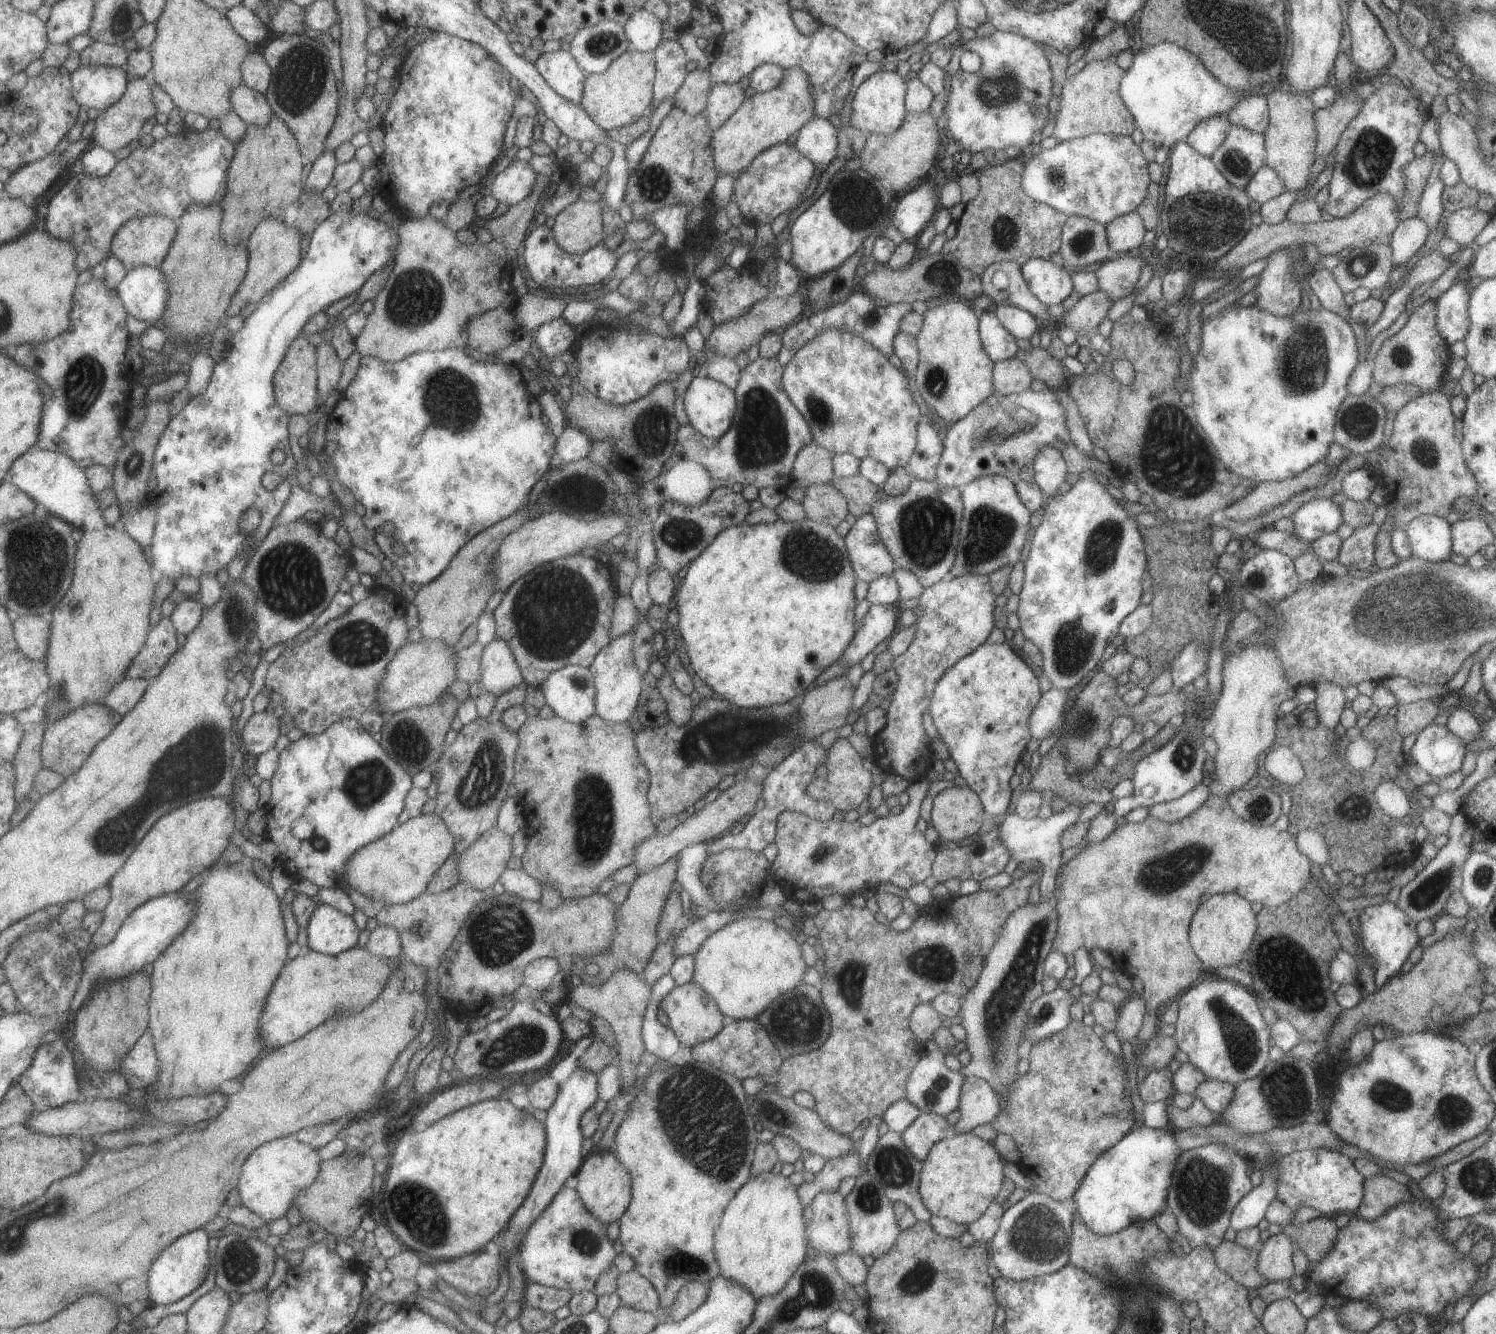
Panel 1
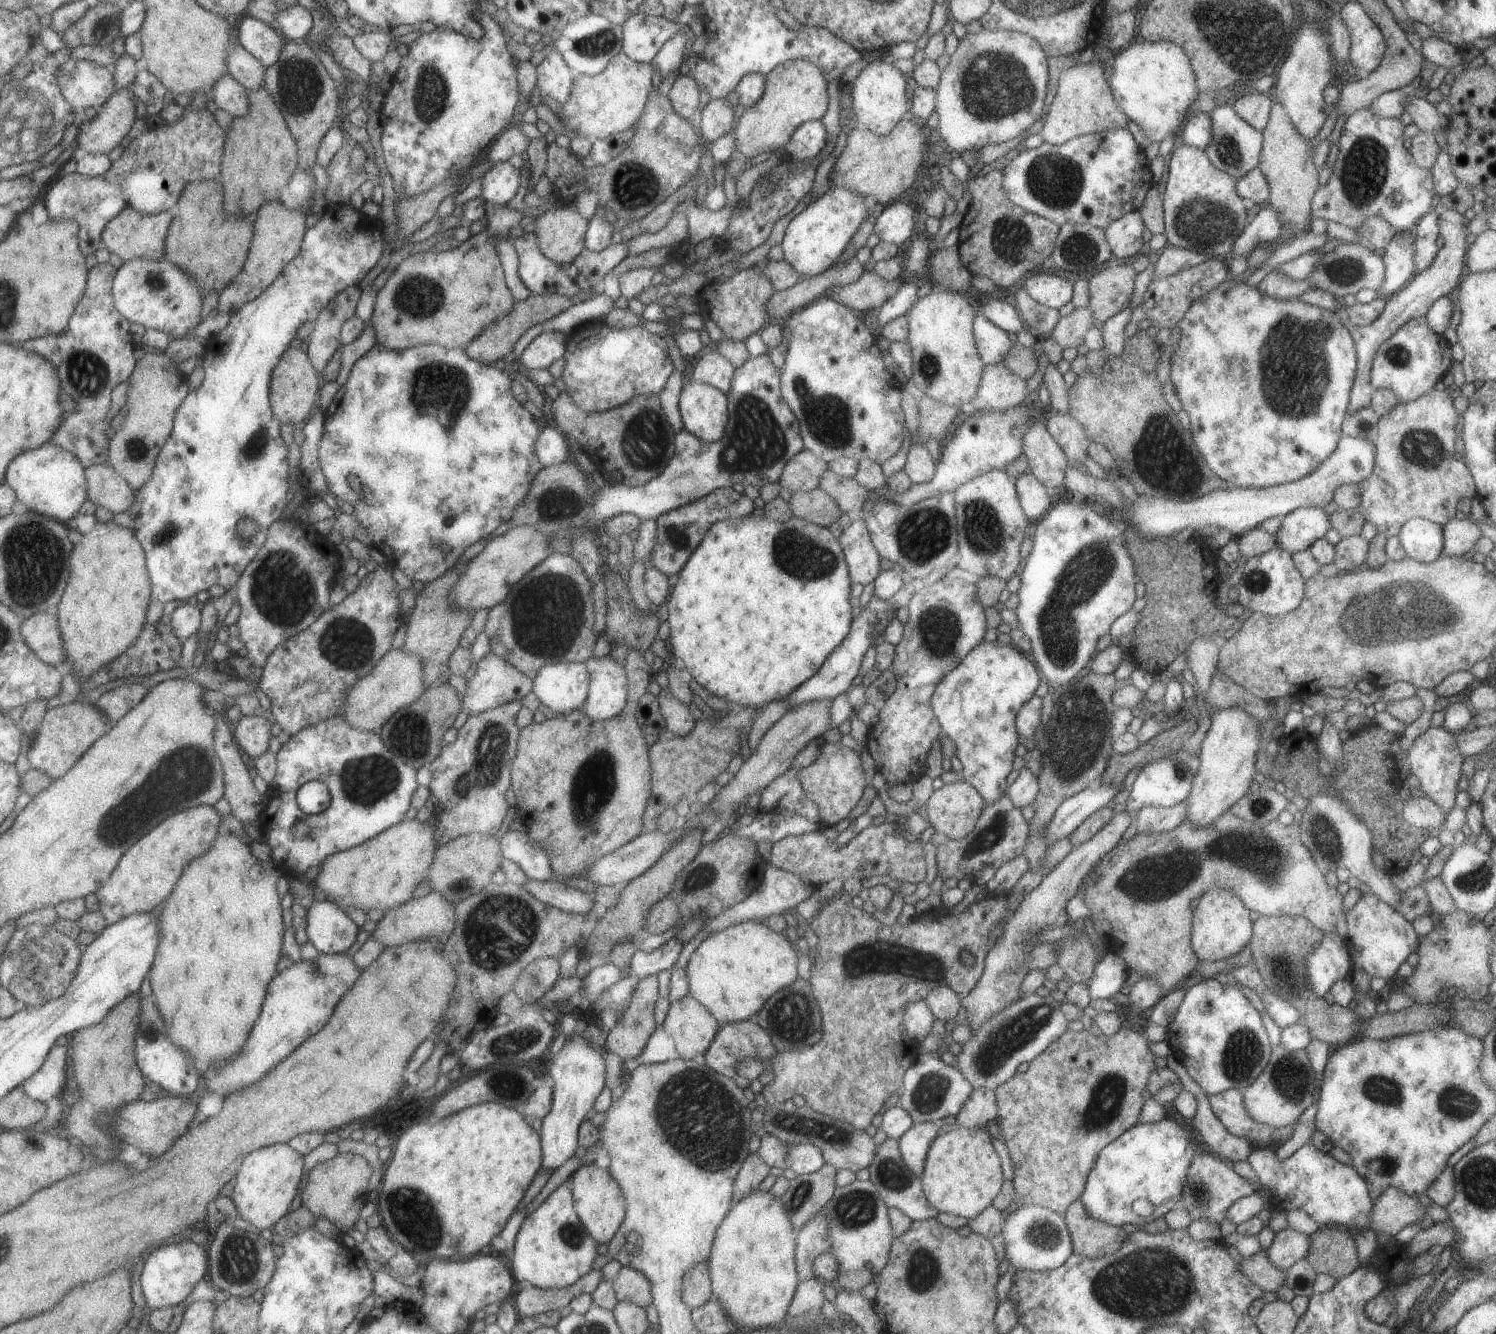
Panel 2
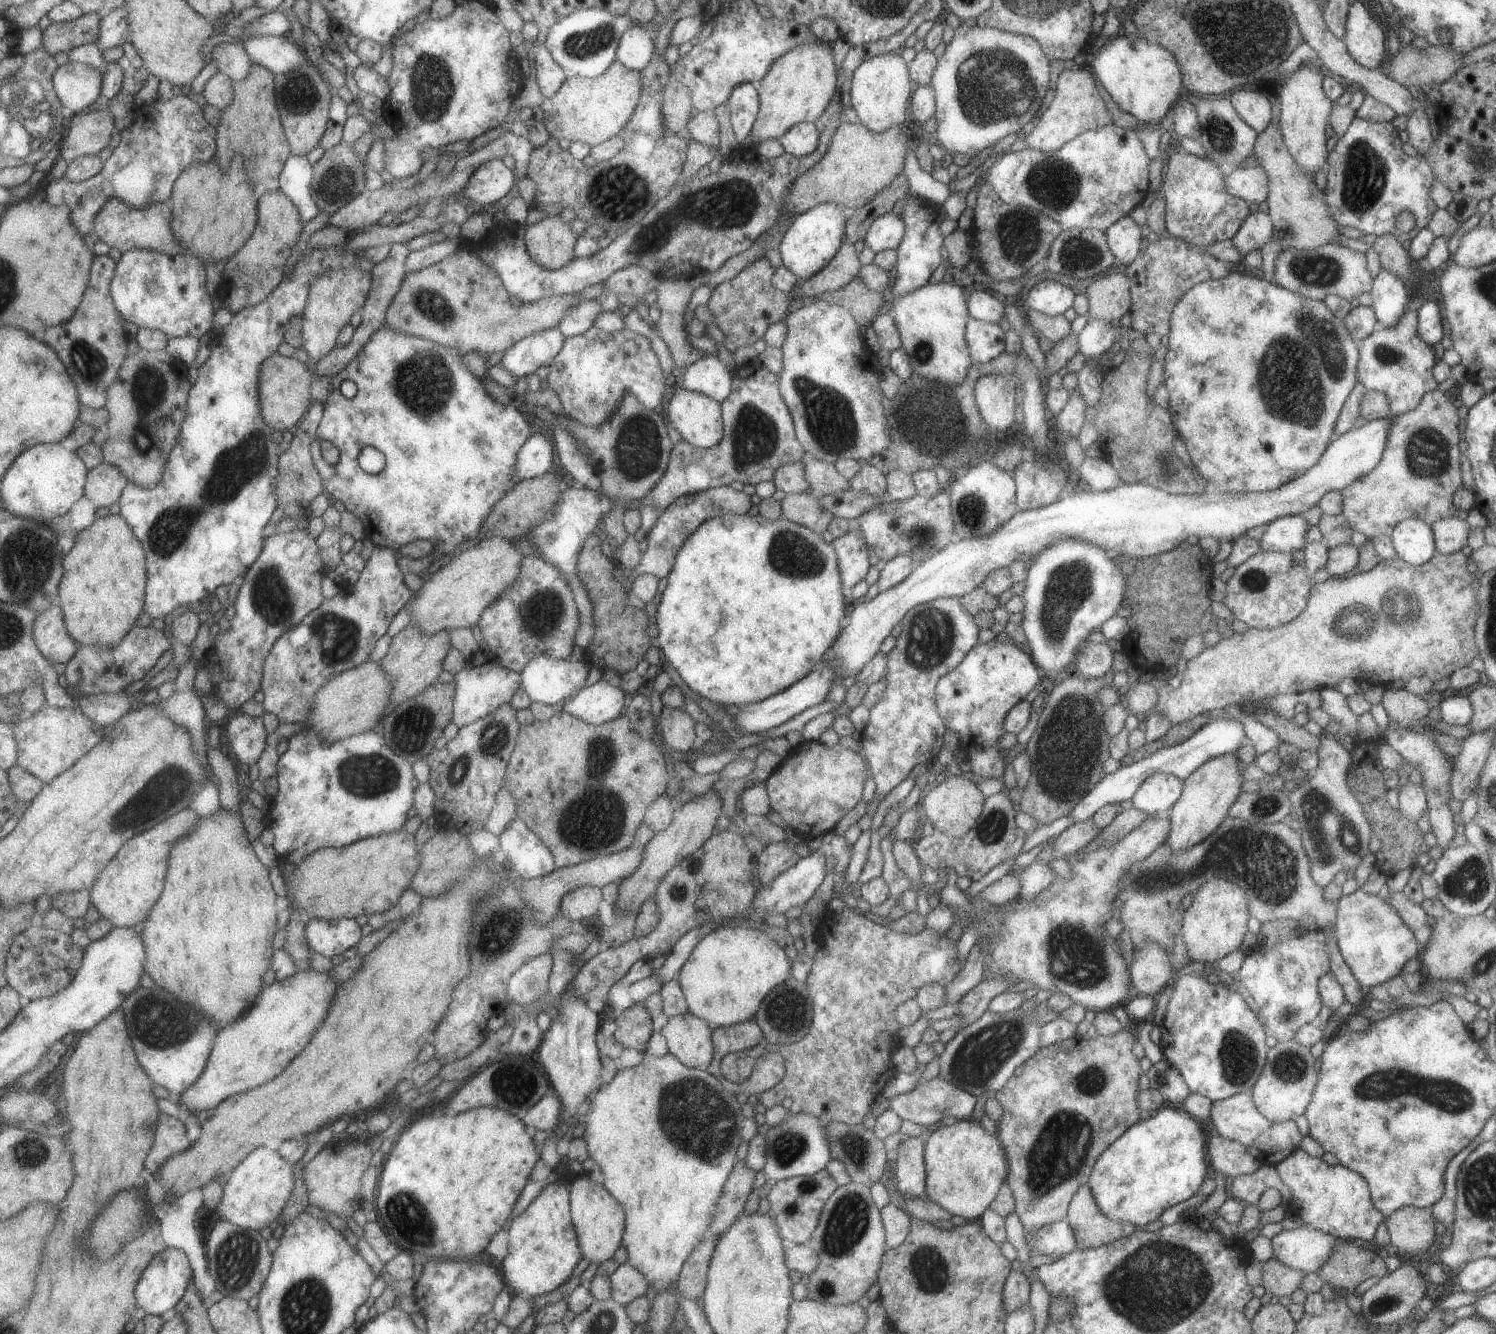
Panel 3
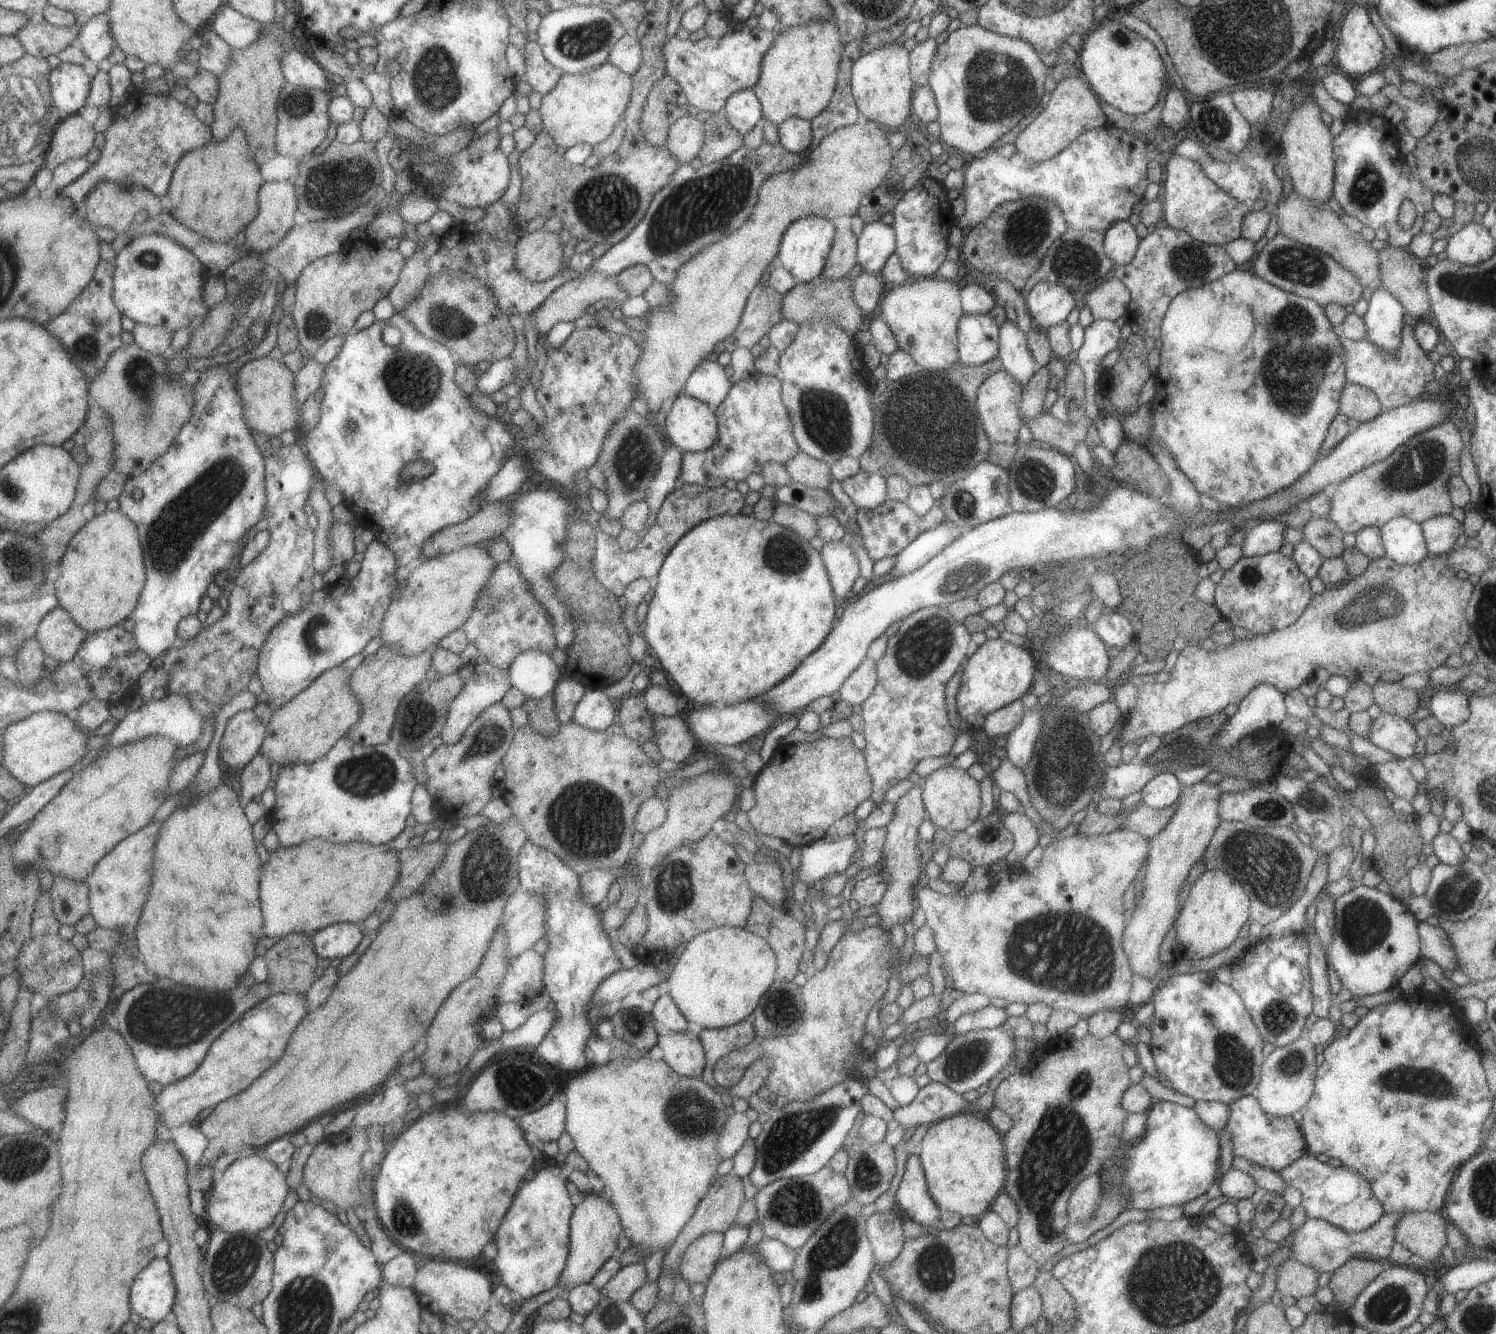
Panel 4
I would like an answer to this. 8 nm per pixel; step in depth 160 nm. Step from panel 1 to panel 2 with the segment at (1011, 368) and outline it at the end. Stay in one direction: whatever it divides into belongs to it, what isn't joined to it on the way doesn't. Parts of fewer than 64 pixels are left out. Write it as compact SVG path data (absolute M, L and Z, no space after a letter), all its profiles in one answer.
M1003 363L984 365L975 398L969 409L1005 410L1029 399L1024 378L1011 372Z

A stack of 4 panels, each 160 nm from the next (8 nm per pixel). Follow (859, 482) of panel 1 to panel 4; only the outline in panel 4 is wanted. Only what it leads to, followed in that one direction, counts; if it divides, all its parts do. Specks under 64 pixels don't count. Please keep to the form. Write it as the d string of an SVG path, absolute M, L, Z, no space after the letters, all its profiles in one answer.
M803 451L793 455L783 466L793 481L808 487L827 489L832 477L830 465Z

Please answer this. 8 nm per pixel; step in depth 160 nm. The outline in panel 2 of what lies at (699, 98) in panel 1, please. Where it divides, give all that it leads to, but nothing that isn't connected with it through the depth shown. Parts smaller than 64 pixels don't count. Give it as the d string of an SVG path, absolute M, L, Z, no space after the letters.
M679 75L674 78L668 99L671 101L673 110L683 118L691 118L697 106L699 106L700 88L689 75Z

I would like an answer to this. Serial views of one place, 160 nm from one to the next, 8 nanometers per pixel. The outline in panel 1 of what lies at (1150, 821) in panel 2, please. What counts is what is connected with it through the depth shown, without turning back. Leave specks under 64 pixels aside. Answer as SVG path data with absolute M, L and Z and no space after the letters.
M1199 783L1182 797L1172 801L1155 803L1149 807L1148 814L1163 822L1183 822L1188 814L1196 811L1210 796L1209 787Z

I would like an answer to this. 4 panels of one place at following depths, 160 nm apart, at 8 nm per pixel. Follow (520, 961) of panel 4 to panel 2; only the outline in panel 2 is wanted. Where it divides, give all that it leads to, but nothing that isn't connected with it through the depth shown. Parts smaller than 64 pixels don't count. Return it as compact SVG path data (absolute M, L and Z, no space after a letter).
M538 958L527 964L519 973L512 990L526 1005L538 1000L559 976L558 959Z

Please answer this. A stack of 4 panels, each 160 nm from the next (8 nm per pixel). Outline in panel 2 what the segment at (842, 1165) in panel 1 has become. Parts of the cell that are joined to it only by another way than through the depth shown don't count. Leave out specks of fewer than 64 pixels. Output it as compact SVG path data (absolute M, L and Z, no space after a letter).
M823 1163L814 1173L797 1175L780 1197L790 1221L797 1231L832 1197L836 1168Z

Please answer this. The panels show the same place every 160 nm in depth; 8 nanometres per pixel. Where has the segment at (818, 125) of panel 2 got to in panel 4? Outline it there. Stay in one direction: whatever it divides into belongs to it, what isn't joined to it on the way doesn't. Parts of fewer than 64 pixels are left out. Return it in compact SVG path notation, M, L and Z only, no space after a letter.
M797 117L786 118L776 126L780 145L790 153L800 153L812 142L810 120Z

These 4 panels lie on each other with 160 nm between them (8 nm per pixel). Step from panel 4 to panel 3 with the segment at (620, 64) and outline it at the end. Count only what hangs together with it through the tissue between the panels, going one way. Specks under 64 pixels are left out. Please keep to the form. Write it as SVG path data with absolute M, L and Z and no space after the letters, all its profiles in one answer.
M631 23L619 37L616 60L631 70L640 71L653 55L653 38L651 32Z

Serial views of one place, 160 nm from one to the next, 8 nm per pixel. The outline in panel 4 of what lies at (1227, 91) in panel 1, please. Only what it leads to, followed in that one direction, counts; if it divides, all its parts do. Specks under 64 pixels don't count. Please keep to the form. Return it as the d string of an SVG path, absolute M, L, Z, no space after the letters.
M1116 18L1105 24L1097 23L1094 30L1082 38L1077 52L1081 75L1099 100L1131 116L1147 112L1159 100L1161 82L1168 76L1155 46L1125 28Z

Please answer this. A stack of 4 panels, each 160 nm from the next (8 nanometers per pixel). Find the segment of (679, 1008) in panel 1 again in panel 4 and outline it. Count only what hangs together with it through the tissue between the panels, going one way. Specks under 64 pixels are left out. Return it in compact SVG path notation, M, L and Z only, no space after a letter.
M685 1029L685 1032L669 1031L659 1035L656 1043L663 1051L663 1060L681 1076L701 1077L706 1060L699 1040L697 1029Z

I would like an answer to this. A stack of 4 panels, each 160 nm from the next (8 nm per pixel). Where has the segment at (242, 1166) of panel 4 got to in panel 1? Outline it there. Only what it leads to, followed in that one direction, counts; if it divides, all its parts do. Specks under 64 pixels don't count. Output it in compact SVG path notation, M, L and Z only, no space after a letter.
M291 1136L259 1146L259 1150L247 1158L247 1166L243 1166L243 1180L239 1182L242 1205L262 1218L264 1224L285 1215L300 1190L316 1179L320 1162L316 1149L293 1140Z

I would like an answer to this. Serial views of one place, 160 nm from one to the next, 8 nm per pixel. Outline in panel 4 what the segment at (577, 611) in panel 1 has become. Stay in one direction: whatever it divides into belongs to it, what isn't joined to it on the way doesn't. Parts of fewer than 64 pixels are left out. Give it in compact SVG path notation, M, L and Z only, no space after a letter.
M511 560L498 564L476 598L469 618L460 626L478 654L500 669L508 669L514 658L527 649L549 653L556 646L550 616L539 604L524 576Z

